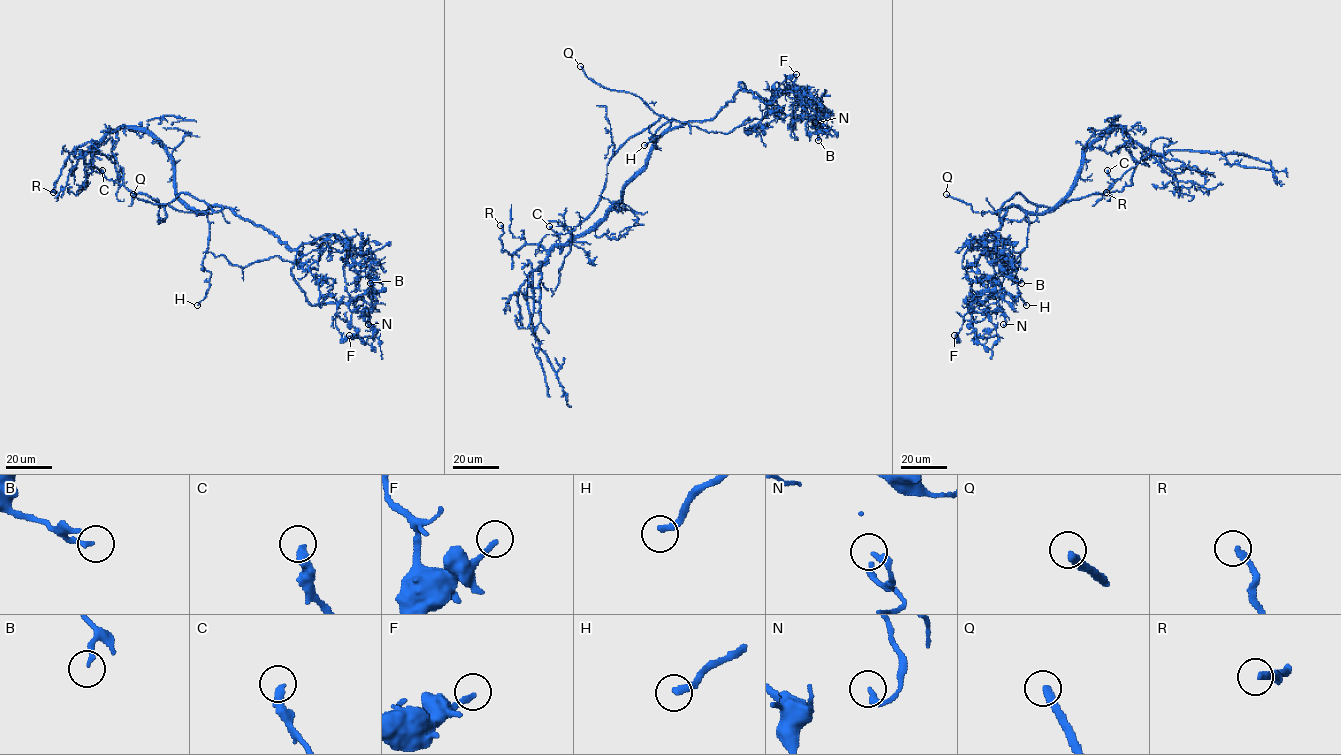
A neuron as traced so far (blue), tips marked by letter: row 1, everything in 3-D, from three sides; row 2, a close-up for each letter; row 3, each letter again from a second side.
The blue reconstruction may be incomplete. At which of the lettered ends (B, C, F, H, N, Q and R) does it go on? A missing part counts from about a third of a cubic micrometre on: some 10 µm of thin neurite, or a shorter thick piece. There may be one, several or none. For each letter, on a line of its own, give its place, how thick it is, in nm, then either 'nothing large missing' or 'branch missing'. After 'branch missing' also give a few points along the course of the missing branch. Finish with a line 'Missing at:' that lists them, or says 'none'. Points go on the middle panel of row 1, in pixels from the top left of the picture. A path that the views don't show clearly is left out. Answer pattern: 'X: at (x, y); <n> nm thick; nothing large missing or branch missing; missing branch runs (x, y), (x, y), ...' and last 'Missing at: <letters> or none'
B: at (818, 140); 180 nm thick; nothing large missing
C: at (549, 226); 360 nm thick; nothing large missing
F: at (796, 74); 220 nm thick; nothing large missing
H: at (644, 145); 280 nm thick; branch missing
N: at (815, 122); 280 nm thick; nothing large missing
Q: at (580, 66); 360 nm thick; branch missing
R: at (500, 225); 280 nm thick; branch missing
Missing at: H, Q, R

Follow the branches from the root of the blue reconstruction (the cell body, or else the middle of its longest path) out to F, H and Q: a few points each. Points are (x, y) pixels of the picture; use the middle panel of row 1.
F: (638, 172), (663, 134), (711, 120), (744, 87), (741, 81), (743, 90), (772, 103), (796, 74)
H: (638, 172), (653, 147), (656, 148), (650, 138), (659, 135), (644, 145)
Q: (638, 172), (651, 146), (670, 122), (656, 114), (638, 96), (593, 82), (580, 66)

